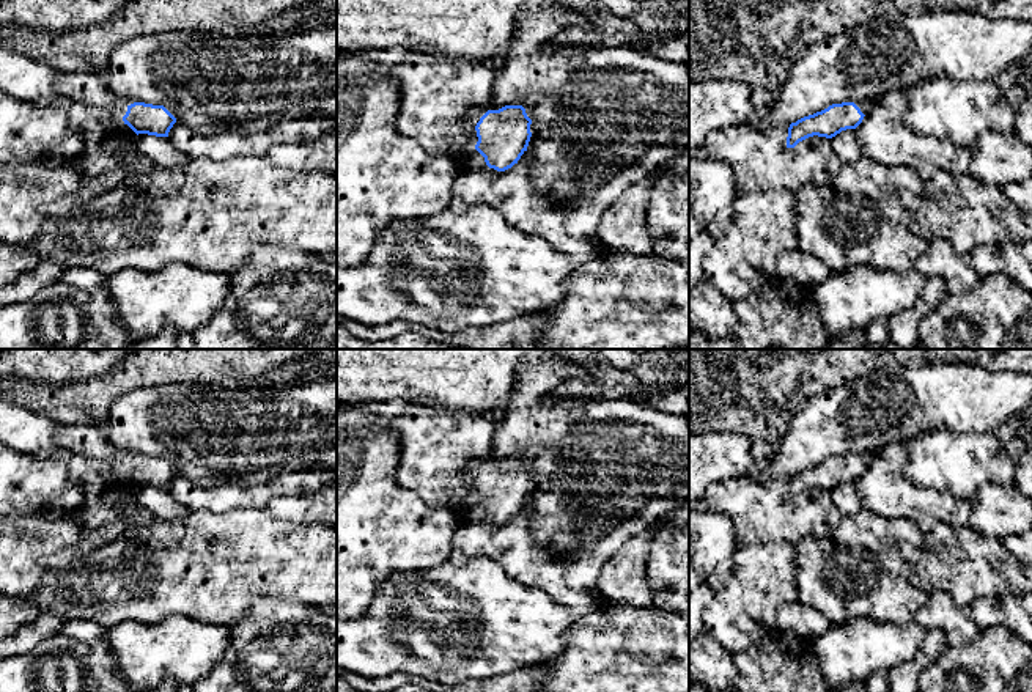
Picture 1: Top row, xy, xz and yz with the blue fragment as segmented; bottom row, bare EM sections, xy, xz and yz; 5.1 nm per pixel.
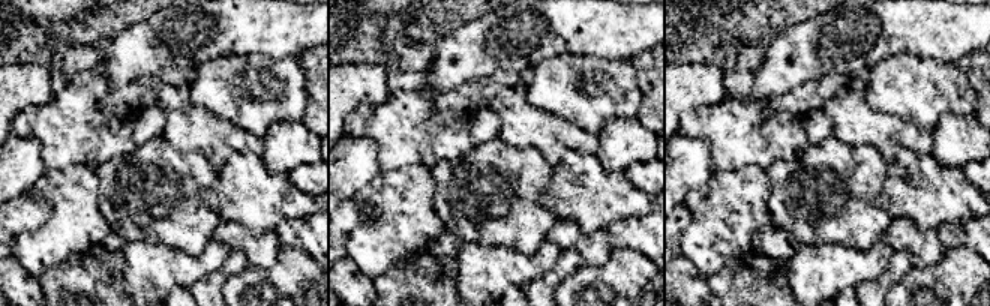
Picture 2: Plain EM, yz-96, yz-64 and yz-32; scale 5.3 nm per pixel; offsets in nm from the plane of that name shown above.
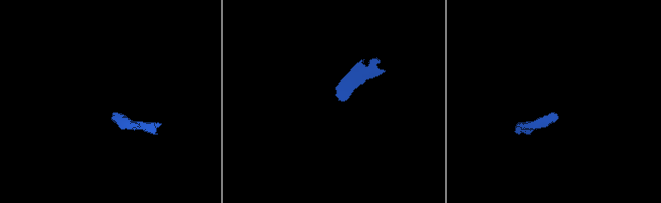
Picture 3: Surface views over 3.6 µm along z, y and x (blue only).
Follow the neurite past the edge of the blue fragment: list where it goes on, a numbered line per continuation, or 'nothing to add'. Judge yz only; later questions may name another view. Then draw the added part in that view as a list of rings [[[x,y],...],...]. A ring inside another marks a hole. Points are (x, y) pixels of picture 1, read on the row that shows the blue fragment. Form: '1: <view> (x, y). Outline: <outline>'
1: yz (866, 104). Outline: [[[865,98],[865,99],[854,101],[854,104],[861,109],[864,115],[867,115],[867,112],[872,109],[875,101],[876,98]]]

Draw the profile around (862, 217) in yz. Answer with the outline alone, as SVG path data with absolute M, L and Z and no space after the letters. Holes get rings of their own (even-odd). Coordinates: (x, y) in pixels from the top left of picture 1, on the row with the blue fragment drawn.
M861 157L843 164L829 186L804 187L796 193L798 250L820 260L829 271L870 266L905 274L925 253L928 242L909 230L922 200L923 181L908 167L884 167Z

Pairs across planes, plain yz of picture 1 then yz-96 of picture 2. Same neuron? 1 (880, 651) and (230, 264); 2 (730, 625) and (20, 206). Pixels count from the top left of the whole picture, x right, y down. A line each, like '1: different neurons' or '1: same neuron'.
1: different neurons
2: different neurons

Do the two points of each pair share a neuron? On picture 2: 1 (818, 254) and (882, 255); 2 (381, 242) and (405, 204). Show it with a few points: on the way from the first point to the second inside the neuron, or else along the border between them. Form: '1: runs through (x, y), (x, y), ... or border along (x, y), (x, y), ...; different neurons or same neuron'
1: runs through (834, 260), (866, 260); same neuron
2: runs through (390, 233), (398, 224), (398, 213); same neuron

